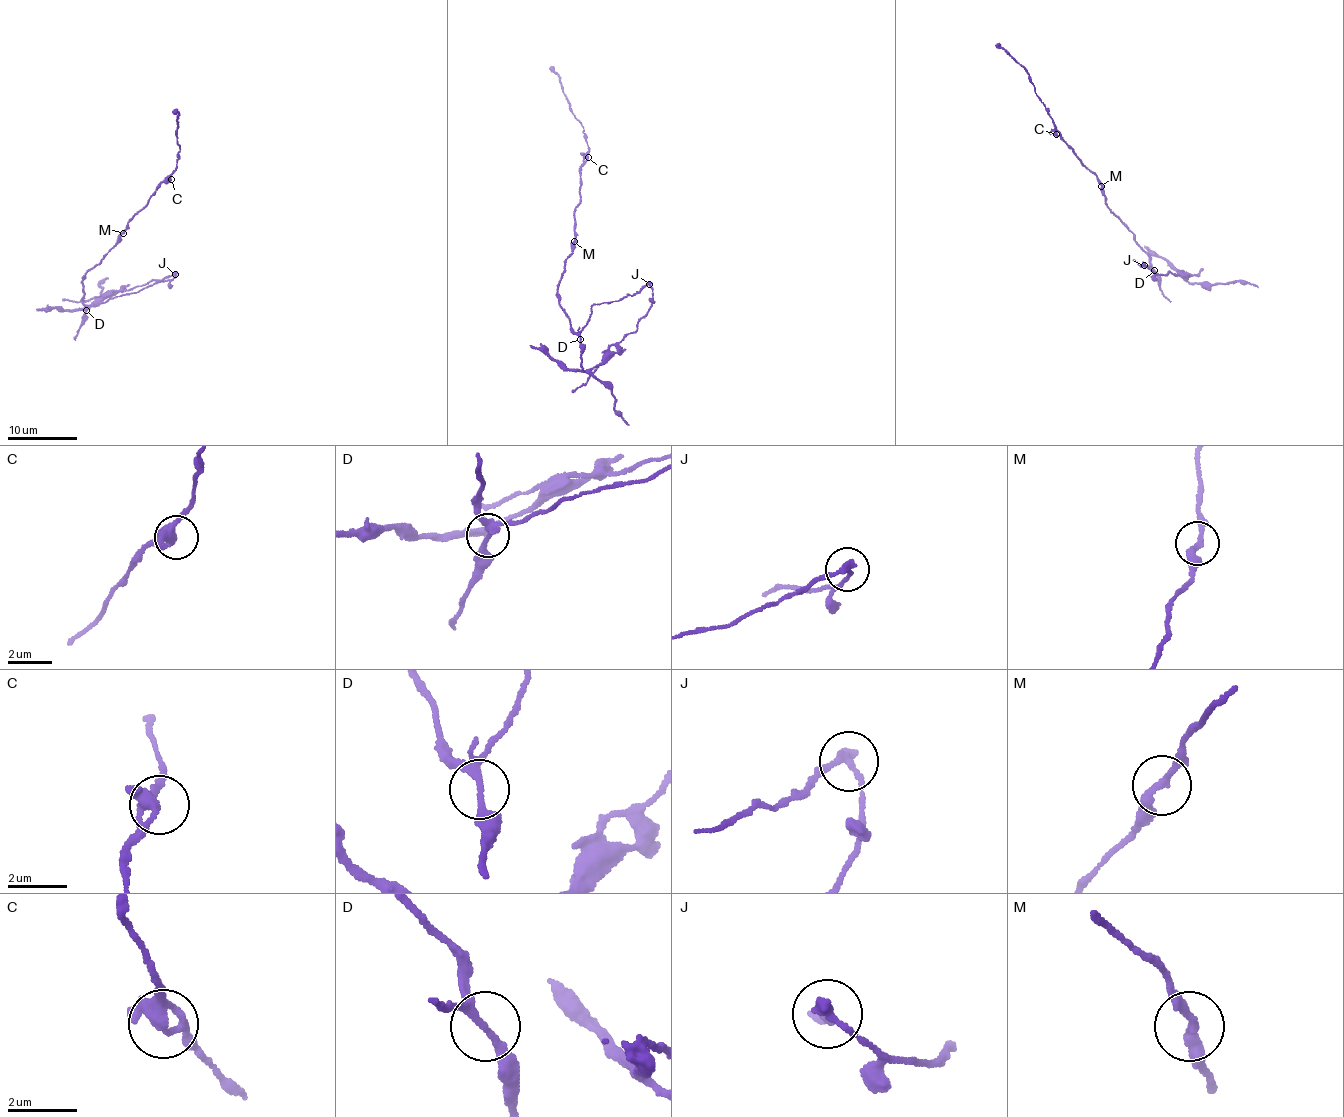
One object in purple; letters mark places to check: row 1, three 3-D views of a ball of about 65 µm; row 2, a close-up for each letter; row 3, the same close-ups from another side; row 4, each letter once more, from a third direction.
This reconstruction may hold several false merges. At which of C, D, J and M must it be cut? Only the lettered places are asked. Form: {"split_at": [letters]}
{"split_at": ["J"]}

